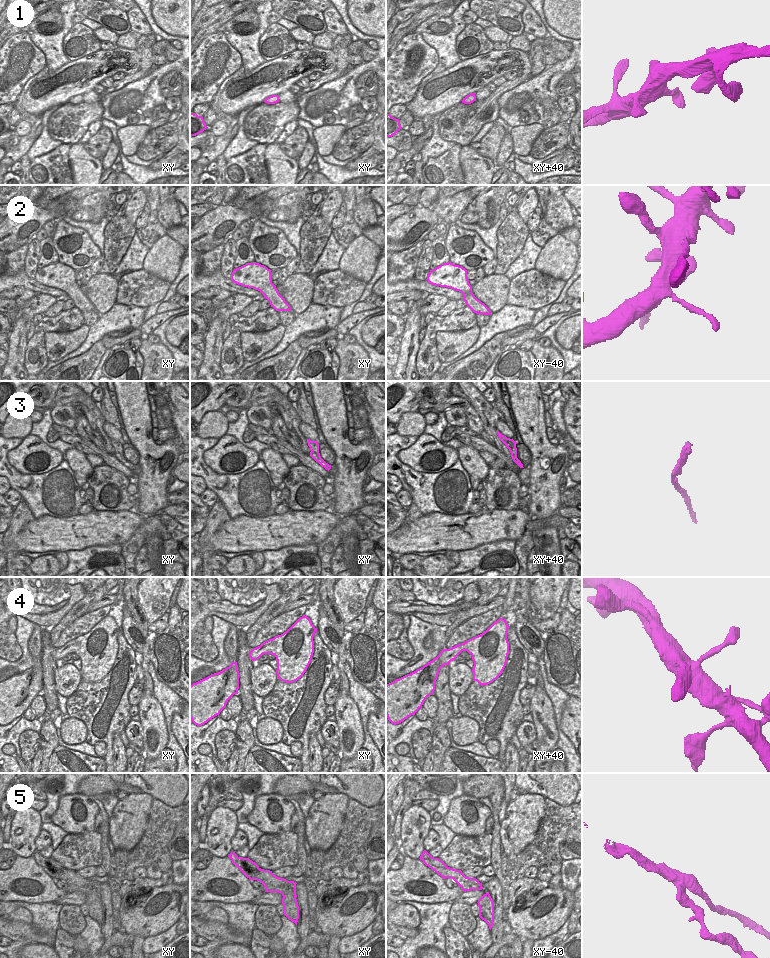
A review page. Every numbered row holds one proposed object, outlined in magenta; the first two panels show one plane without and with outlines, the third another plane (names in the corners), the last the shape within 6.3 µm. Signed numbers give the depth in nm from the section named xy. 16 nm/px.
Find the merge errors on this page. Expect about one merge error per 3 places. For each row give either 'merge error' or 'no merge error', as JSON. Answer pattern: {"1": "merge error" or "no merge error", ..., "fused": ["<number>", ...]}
{"1": "no merge error", "2": "no merge error", "3": "merge error", "4": "no merge error", "5": "merge error", "fused": ["3", "5"]}

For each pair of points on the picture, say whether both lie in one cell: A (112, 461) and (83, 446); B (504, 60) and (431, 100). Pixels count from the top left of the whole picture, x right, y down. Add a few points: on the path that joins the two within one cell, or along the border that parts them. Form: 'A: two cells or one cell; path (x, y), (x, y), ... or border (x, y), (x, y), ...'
A: one cell; path (105, 456), (90, 448)
B: one cell; path (485, 68), (472, 81), (470, 86), (450, 87)

